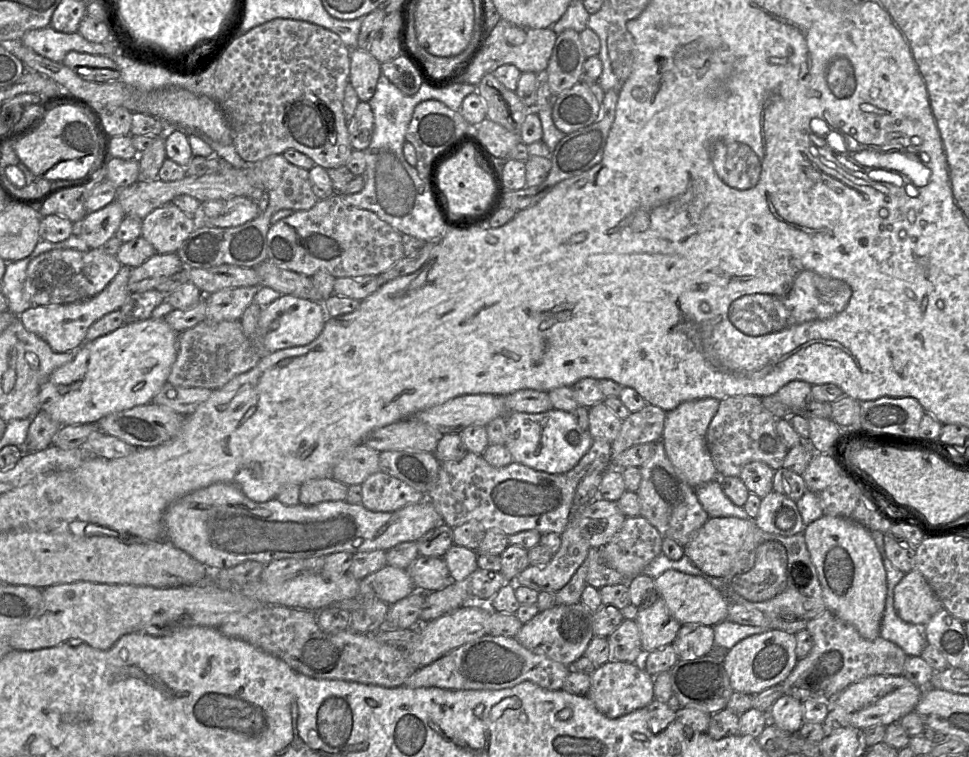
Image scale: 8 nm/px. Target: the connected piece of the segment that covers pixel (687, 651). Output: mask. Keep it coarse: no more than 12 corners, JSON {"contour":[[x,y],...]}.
{"contour":[[684,624],[672,645],[682,660],[707,655],[713,626]]}

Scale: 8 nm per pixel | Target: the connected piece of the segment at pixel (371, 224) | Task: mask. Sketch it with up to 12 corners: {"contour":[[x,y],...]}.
{"contour":[[318,200],[269,227],[267,257],[306,276],[380,275],[402,234]]}

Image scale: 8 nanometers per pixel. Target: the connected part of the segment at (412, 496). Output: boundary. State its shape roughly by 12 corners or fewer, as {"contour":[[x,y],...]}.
{"contour":[[382,471],[361,487],[361,504],[392,512],[427,498]]}

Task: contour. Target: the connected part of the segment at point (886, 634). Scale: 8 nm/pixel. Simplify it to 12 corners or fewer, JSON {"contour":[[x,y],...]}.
{"contour":[[889,559],[887,596],[880,636],[907,656],[928,644],[920,626],[904,622],[894,608],[894,588],[905,573]]}

